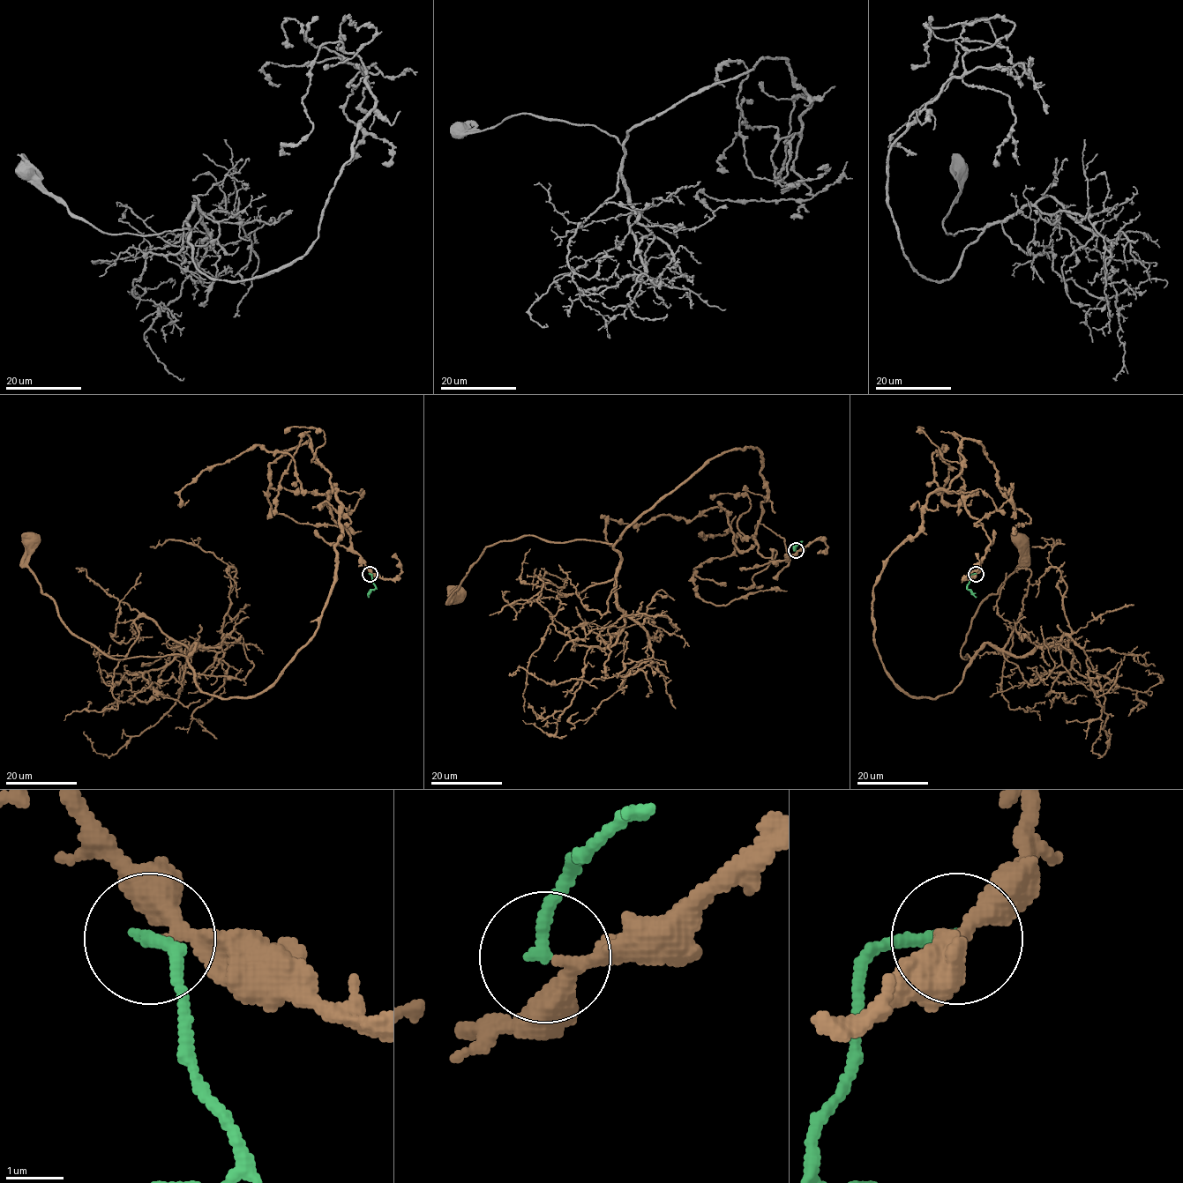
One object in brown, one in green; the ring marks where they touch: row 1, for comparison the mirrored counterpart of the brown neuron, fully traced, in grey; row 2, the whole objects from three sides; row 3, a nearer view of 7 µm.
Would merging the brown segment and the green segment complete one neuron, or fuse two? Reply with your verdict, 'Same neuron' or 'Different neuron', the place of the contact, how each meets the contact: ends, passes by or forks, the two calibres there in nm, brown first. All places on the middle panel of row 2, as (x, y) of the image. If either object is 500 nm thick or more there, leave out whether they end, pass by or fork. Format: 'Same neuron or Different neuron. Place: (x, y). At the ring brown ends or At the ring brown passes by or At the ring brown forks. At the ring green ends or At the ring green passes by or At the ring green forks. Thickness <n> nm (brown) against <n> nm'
Same neuron. Place: (796, 550). At the ring brown passes by. At the ring green ends. Thickness 240 nm (brown) against 200 nm

